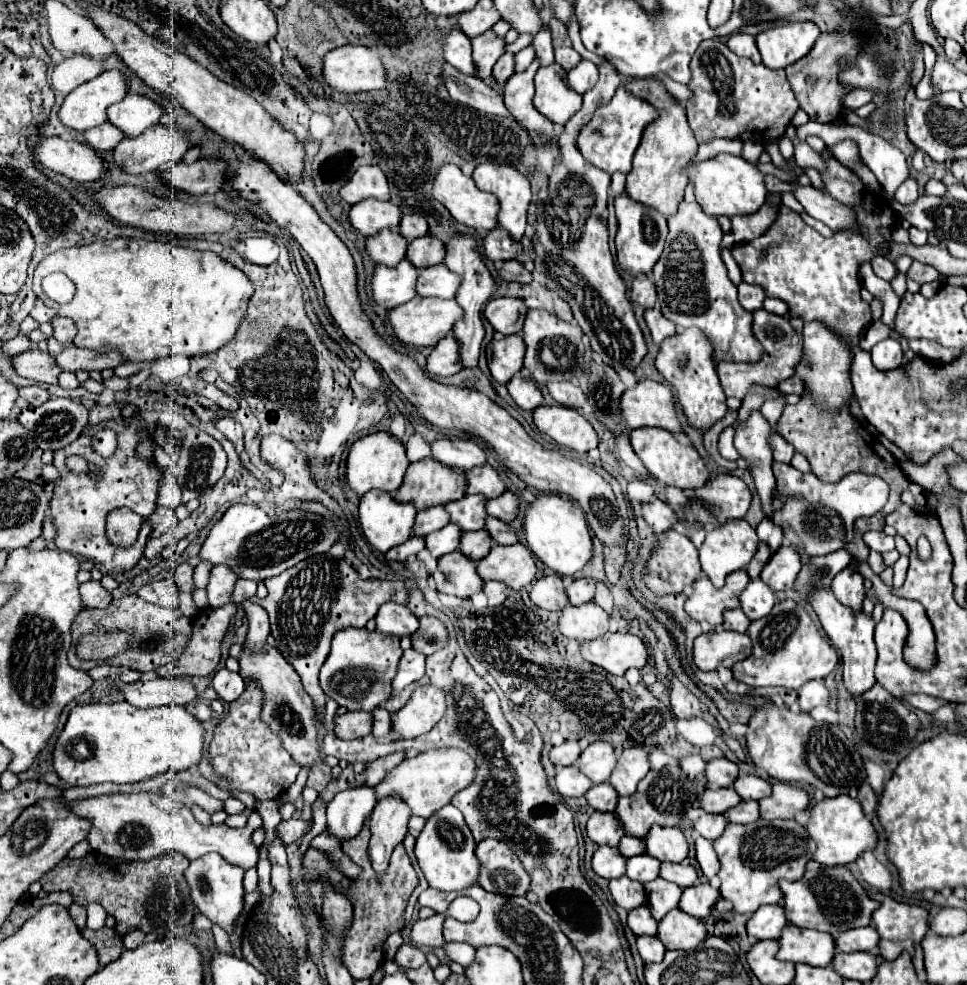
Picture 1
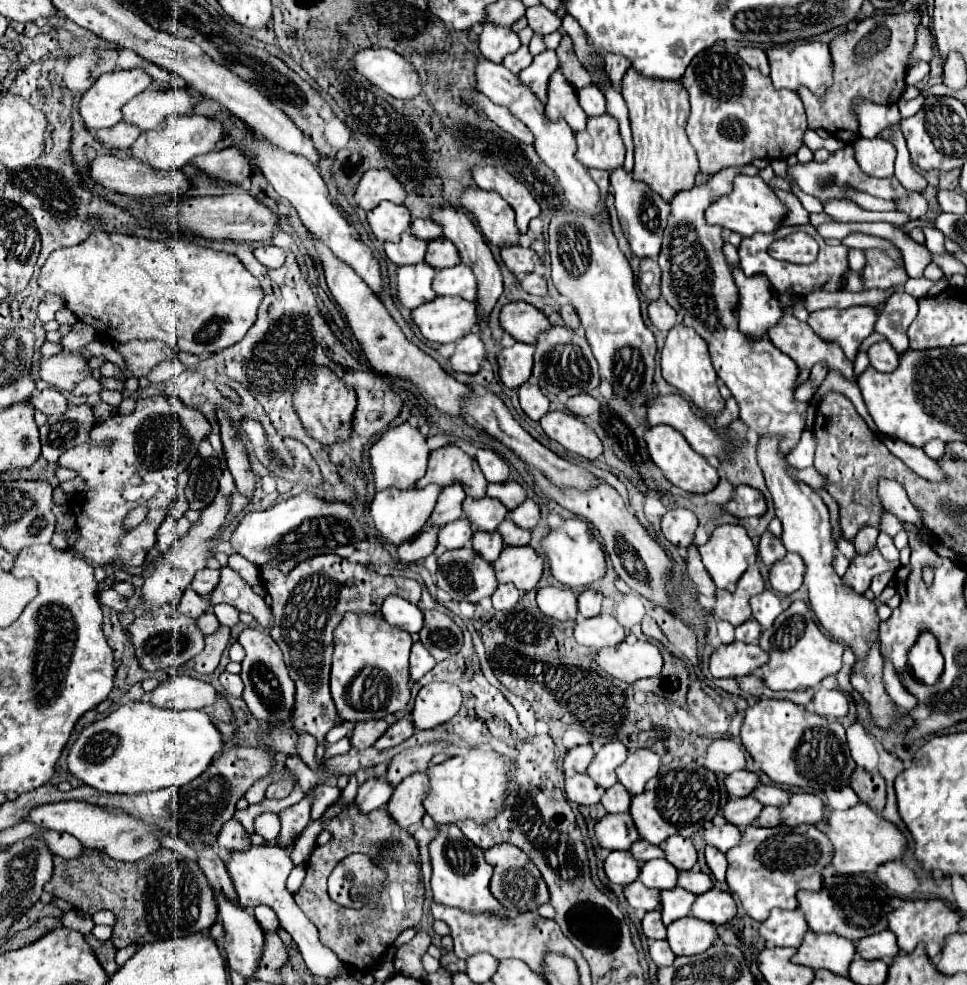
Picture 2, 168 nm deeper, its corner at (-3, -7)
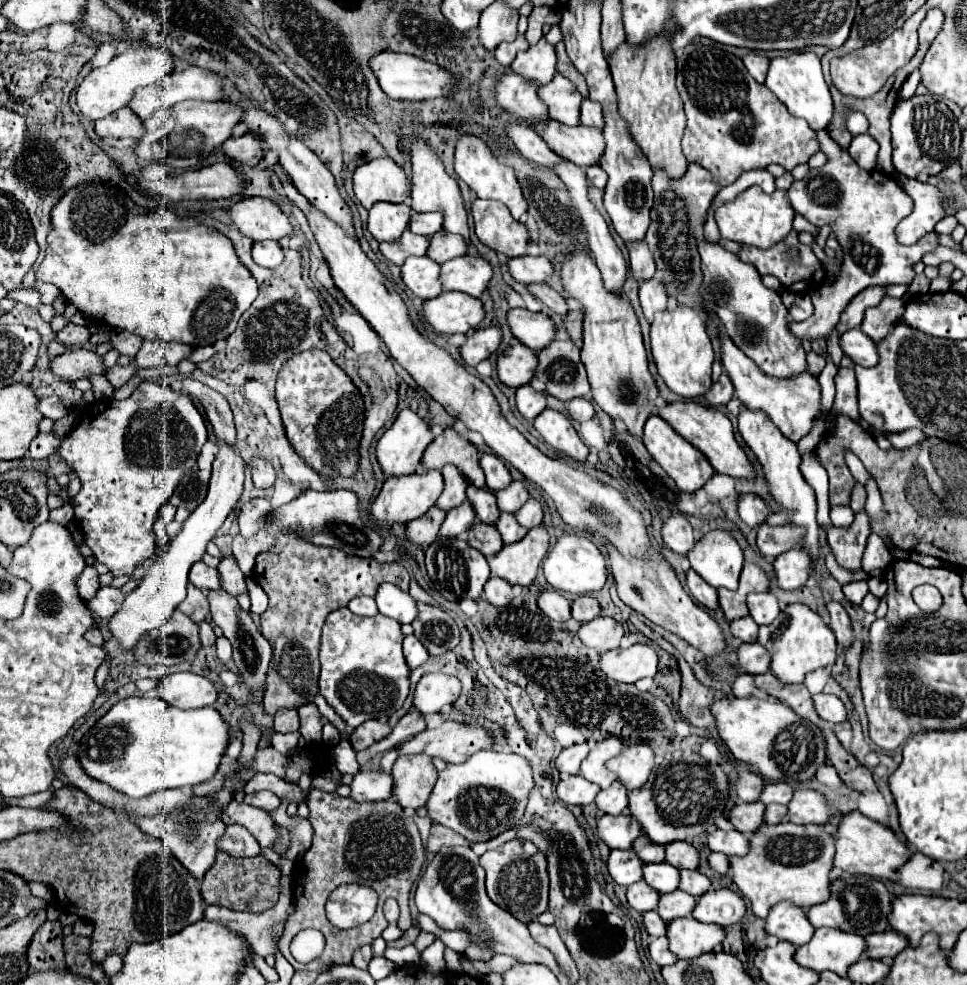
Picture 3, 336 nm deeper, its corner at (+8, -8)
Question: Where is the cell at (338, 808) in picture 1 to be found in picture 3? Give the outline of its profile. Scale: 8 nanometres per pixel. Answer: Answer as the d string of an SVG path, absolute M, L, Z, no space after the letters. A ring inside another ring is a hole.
M358 771L350 783L352 801L386 801L392 791L392 775L382 771Z

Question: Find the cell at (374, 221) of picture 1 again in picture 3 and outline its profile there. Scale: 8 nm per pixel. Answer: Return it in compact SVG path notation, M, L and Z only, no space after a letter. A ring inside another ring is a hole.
M374 203L368 211L368 231L376 241L396 241L410 221L410 207L396 203Z

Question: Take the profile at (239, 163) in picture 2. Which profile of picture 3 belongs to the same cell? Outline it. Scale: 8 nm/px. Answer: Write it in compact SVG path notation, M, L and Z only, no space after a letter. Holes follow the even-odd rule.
M246 133L242 137L230 137L228 141L224 141L222 145L222 153L240 163L240 165L248 165L248 167L254 167L258 165L260 161L260 155L262 155L262 147L260 147L260 137L254 135L254 133Z

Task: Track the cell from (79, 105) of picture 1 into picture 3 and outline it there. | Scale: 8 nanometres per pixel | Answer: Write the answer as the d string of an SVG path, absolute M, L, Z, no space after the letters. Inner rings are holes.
M128 47L122 55L116 55L108 65L90 71L76 91L76 105L80 113L92 121L104 119L106 115L116 113L120 107L126 107L134 95L134 87L146 87L172 73L174 57L170 51L160 47L150 49L132 49Z

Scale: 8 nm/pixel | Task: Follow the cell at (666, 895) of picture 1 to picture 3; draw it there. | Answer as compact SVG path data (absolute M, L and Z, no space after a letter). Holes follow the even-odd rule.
M676 889L674 893L660 897L656 913L668 923L668 921L678 919L678 917L688 917L692 913L694 905L696 905L696 899L692 895Z

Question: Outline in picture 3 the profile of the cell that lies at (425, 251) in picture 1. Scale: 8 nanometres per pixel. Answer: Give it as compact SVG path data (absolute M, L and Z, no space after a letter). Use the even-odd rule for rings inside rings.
M440 229L436 235L430 237L430 247L426 251L426 255L436 261L436 263L446 263L448 259L466 255L466 243L460 235L452 235L444 229Z

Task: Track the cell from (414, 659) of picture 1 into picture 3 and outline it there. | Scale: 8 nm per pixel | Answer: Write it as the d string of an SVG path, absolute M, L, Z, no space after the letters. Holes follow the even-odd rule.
M408 635L404 639L404 659L406 659L410 671L416 669L416 667L420 667L422 663L426 663L428 657L430 657L428 651L424 649L424 645L414 635Z

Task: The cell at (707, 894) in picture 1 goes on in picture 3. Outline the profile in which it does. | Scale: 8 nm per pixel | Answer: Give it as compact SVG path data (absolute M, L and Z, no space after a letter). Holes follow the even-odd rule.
M710 889L696 899L692 917L700 923L714 925L732 925L738 923L744 915L744 899L730 889Z

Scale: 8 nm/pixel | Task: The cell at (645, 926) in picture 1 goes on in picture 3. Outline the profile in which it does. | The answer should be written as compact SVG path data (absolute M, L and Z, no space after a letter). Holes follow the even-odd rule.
M646 911L642 917L644 917L644 927L646 927L648 935L660 937L660 935L666 933L666 923L658 917L656 911Z

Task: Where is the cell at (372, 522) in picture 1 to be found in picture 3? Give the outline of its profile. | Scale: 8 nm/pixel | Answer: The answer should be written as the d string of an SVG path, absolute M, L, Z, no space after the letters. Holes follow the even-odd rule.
M428 471L428 473L412 473L412 475L404 475L404 477L388 477L378 493L378 497L372 501L370 507L370 515L372 519L386 527L392 523L410 523L418 517L422 517L440 497L444 489L444 481L442 481L442 473L440 471Z

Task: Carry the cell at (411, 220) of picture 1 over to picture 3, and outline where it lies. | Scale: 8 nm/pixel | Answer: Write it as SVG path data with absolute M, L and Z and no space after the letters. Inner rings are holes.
M412 213L408 229L416 235L434 235L442 229L442 215L440 213Z

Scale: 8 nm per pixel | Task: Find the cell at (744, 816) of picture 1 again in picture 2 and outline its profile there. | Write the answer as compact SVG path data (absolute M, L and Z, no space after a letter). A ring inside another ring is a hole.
M765 806L757 818L757 826L779 826L781 824L781 816L779 816L779 808L775 806Z

